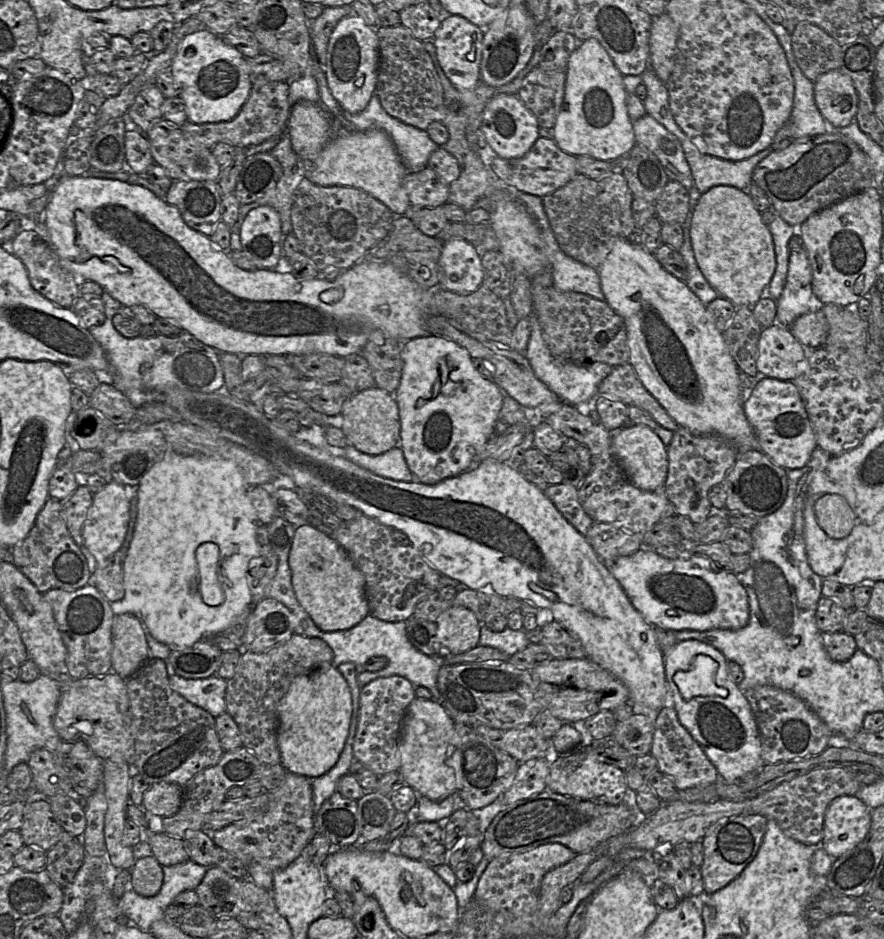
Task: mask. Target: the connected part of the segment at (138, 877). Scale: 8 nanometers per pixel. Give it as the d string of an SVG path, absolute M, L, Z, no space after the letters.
M153 855L136 859L131 868L131 888L141 896L153 897L164 880L163 866Z

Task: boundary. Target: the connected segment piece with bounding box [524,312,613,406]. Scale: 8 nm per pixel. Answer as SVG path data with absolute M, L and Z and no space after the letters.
M534 312L529 315L531 331L528 346L525 350L527 358L535 376L553 391L563 402L573 406L585 402L597 394L601 381L610 374L613 367L607 363L595 362L586 365L577 365L555 358L542 335L541 325Z

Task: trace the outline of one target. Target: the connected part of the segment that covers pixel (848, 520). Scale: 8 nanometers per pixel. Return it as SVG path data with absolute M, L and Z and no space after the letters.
M825 494L814 506L818 525L834 539L850 534L855 523L855 513L847 500L839 494Z

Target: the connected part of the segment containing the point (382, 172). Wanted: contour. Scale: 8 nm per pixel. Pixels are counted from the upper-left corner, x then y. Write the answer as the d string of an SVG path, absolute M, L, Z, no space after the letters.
M381 129L341 133L320 151L314 161L305 161L305 177L312 183L361 189L381 201L394 216L404 215L411 206L403 186L406 174L391 138Z

